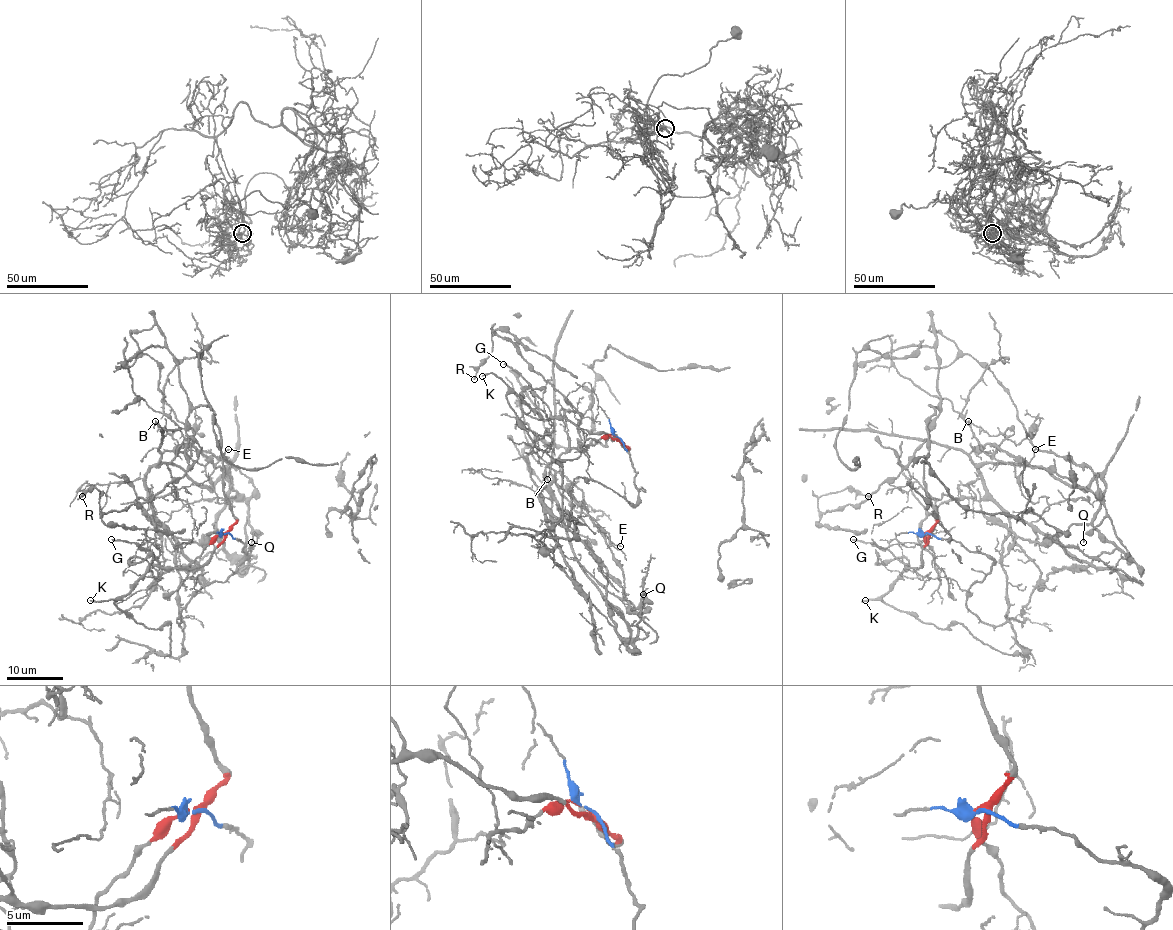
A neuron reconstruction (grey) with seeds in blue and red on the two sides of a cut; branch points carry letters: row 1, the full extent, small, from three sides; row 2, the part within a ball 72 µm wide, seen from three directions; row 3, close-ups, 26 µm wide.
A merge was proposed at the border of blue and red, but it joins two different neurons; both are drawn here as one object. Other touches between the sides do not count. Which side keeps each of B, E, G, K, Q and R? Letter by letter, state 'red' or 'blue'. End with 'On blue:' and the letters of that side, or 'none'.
B: blue
E: blue
G: red
K: red
Q: blue
R: red
On blue: B, E, Q

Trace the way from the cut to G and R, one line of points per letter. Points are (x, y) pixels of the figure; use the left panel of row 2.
G: (225, 532), (225, 540), (202, 565), (187, 568), (163, 568), (148, 549), (142, 549), (134, 542), (111, 540)
R: (225, 532), (236, 521), (204, 405), (187, 419), (188, 469), (148, 502), (103, 513), (100, 490), (82, 496)

